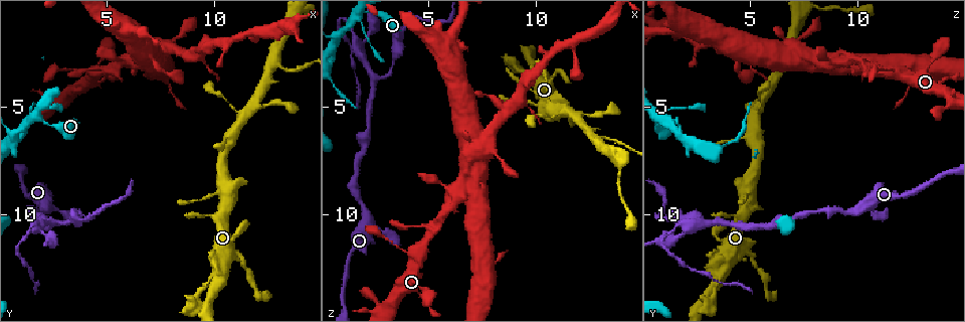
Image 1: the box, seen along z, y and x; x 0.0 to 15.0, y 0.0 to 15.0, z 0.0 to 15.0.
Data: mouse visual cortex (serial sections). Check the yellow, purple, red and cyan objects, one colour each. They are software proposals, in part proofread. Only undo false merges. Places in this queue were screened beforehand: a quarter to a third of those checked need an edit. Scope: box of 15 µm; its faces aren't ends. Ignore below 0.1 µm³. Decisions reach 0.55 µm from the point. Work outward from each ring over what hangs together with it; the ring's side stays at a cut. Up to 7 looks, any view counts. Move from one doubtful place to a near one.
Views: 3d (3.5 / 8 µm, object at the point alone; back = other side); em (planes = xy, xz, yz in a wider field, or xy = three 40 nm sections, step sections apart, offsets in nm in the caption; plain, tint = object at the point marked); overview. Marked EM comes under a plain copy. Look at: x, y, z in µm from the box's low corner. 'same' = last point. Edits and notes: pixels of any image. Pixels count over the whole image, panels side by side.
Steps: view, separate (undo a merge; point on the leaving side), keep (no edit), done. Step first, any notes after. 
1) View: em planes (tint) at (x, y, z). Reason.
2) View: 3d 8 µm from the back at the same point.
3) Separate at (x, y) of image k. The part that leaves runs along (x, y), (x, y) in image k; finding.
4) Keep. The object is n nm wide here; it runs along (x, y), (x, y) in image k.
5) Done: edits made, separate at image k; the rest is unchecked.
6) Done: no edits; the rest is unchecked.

View: 3d 3.5 µm at (1.5, 10.7, 1.6). Sudden change in width.

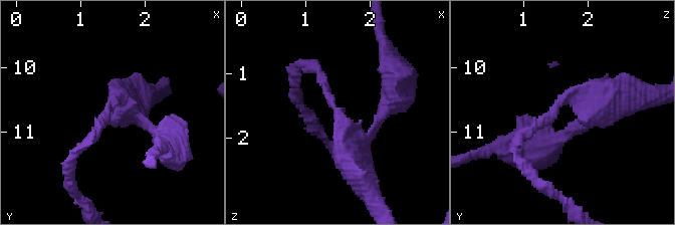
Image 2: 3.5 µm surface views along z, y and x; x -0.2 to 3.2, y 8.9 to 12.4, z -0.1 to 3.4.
View: em xy step 2 (tint) at (1.45, 10.60, 1.55).

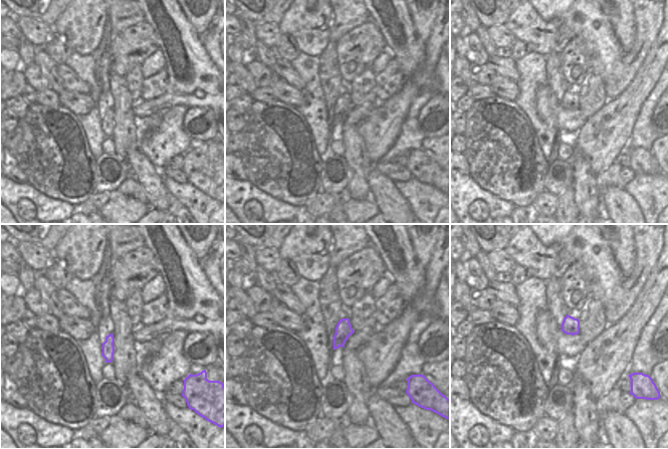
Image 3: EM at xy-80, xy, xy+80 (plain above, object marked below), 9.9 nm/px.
Keep. It runs along (354, 165), (344, 119), (307, 64) in image 2; one cell here.

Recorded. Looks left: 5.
View: 3d 8 µm at (7.5, 2.2, 6.8). Thick turns thin.

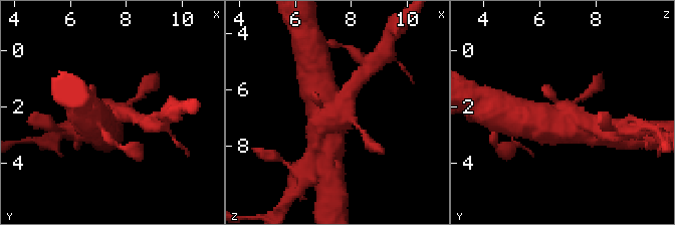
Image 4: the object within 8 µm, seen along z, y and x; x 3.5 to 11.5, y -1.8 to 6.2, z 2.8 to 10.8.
View: 3d 3.5 µm at (7.6, 2.2, 6.8).

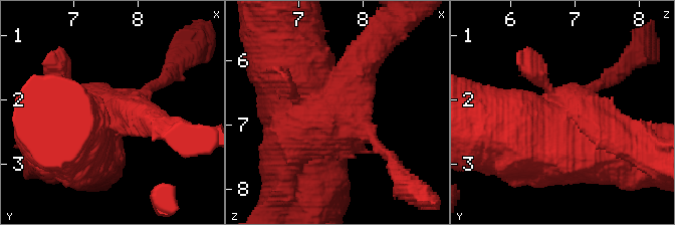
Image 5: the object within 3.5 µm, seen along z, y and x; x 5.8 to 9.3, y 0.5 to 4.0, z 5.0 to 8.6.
View: em xy step 2 (tint) at (7.60, 2.15, 6.75). Need the tissue.

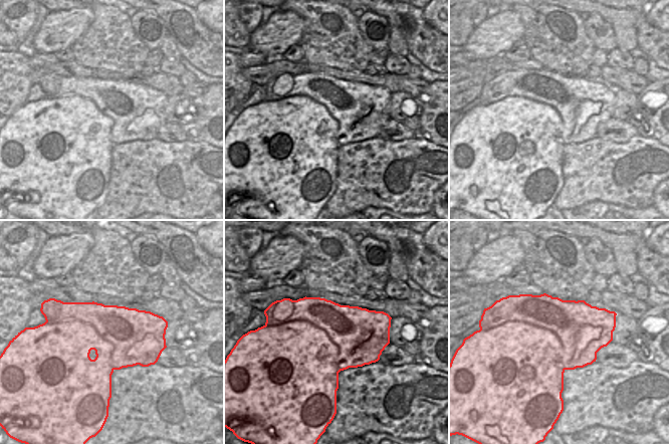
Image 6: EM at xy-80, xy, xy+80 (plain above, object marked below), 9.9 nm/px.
Separate at (94, 144) of image 5. The part that leaves runs along (51, 158), (84, 161), (78, 145) in image 5; two cells meet here.

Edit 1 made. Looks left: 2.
View: 3d 3.5 µm at (10.1, 12.9, 3.5). Abrupt turn.

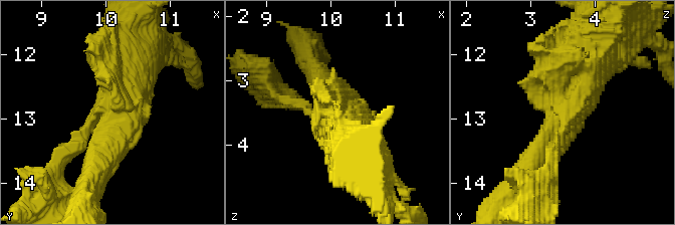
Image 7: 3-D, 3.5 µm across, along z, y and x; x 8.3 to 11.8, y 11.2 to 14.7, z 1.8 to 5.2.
View: em xy step 1 (tint) at (10.15, 12.80, 3.55).

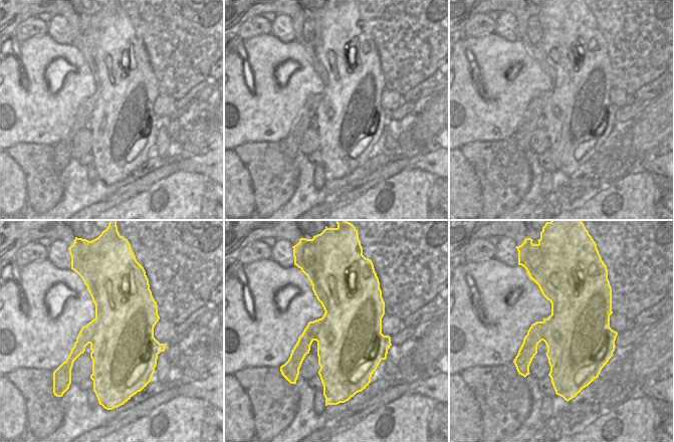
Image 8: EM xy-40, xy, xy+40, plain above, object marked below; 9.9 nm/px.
Separate at (298, 99) of image 7. The part that leaves runs along (93, 115), (47, 182) in image 7; a second cell is stuck on.

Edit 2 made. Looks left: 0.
Done: edits made, separate at image 5, separate at image 7; the rest is unchecked.

